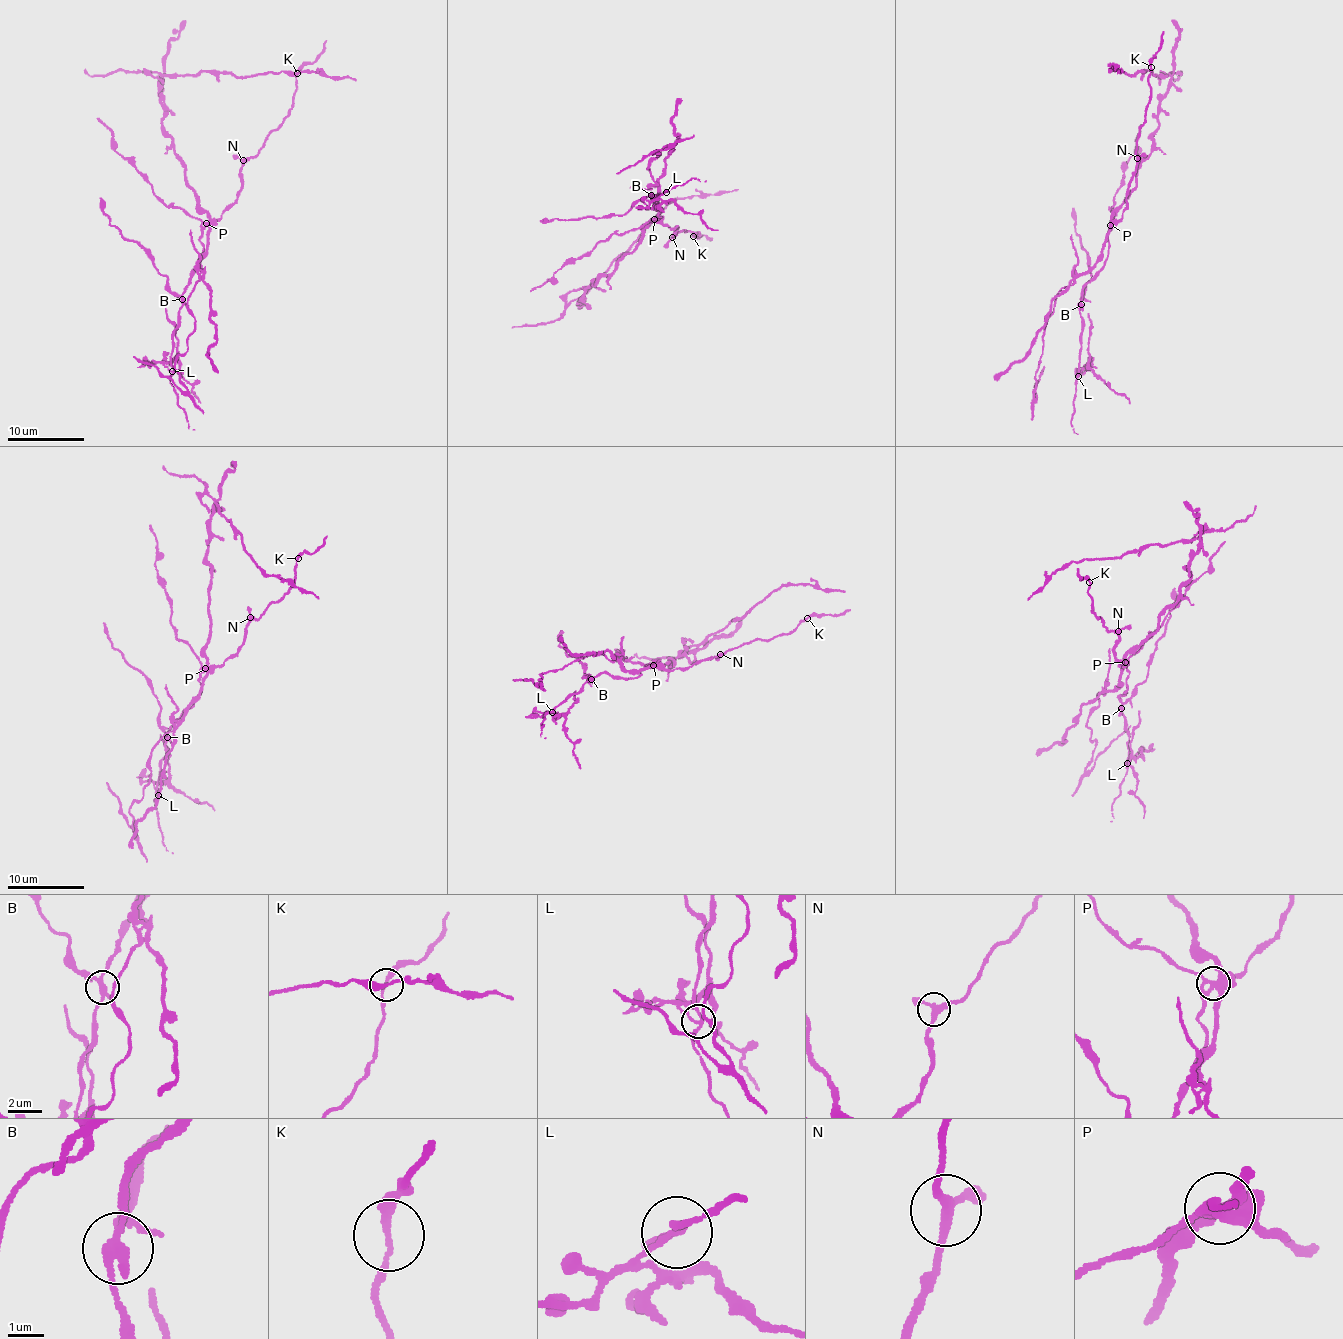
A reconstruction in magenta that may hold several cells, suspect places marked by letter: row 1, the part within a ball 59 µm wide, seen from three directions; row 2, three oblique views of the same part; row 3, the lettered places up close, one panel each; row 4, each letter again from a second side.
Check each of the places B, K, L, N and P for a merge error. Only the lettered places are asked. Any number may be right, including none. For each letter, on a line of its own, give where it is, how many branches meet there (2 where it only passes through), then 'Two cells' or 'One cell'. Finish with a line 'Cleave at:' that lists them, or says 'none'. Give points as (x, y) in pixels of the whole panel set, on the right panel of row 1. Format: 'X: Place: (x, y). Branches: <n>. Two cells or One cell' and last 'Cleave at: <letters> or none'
B: Place: (1081, 304). Branches: 3. Two cells
K: Place: (1151, 67). Branches: 2. One cell
L: Place: (1078, 376). Branches: 3. Two cells
N: Place: (1137, 158). Branches: 3. One cell
P: Place: (1110, 225). Branches: 5. Two cells
Cleave at: B, L, P

